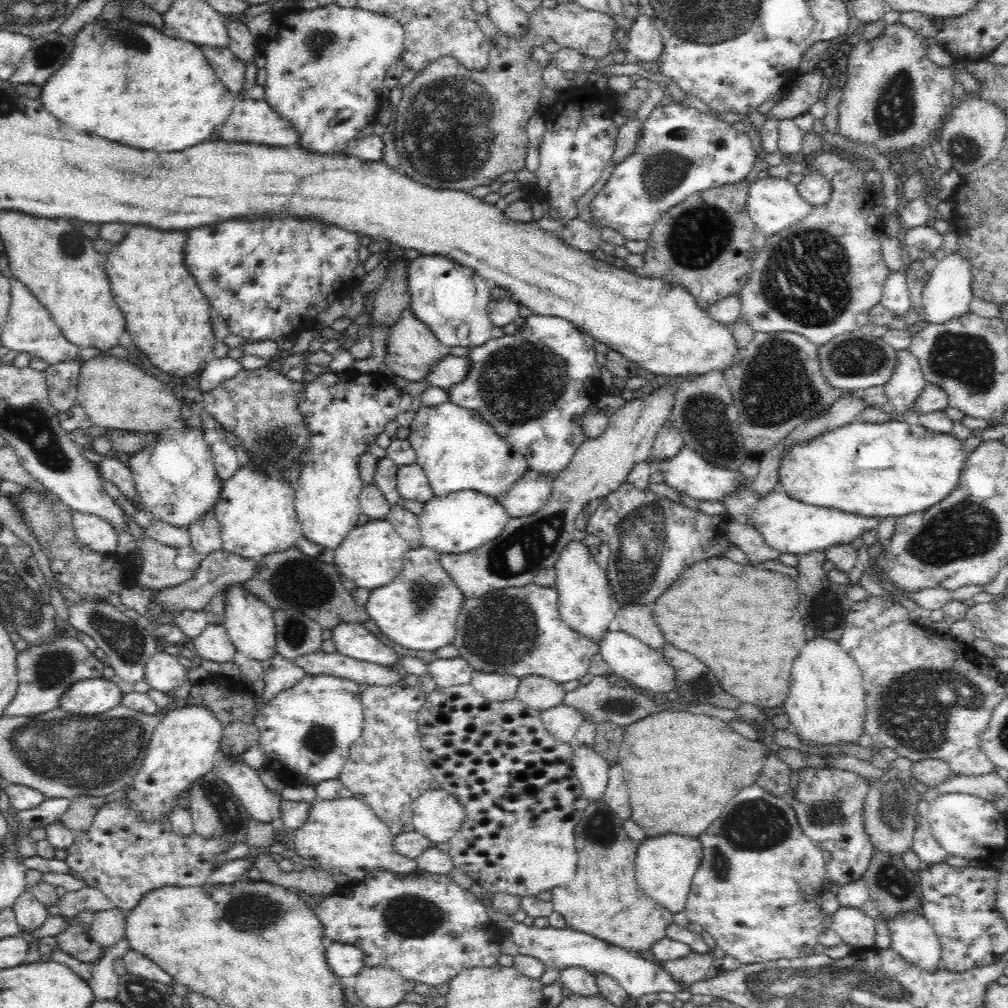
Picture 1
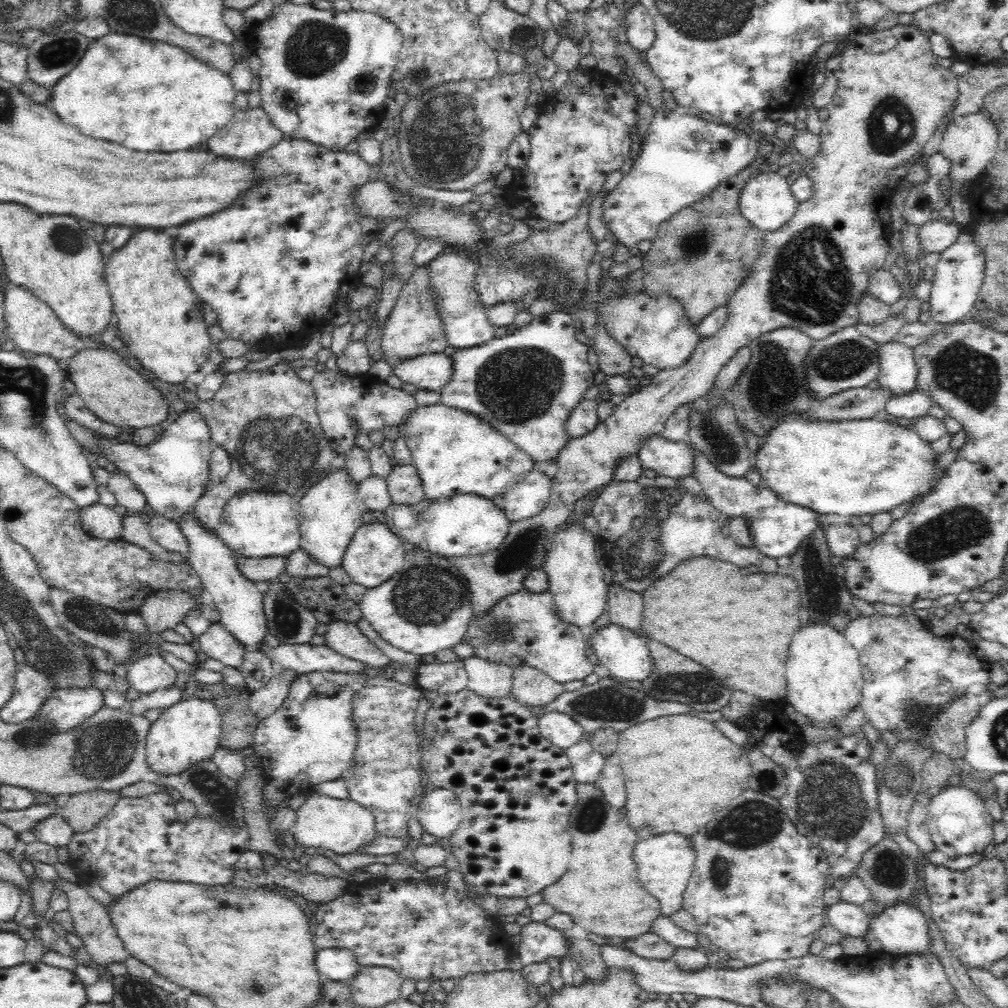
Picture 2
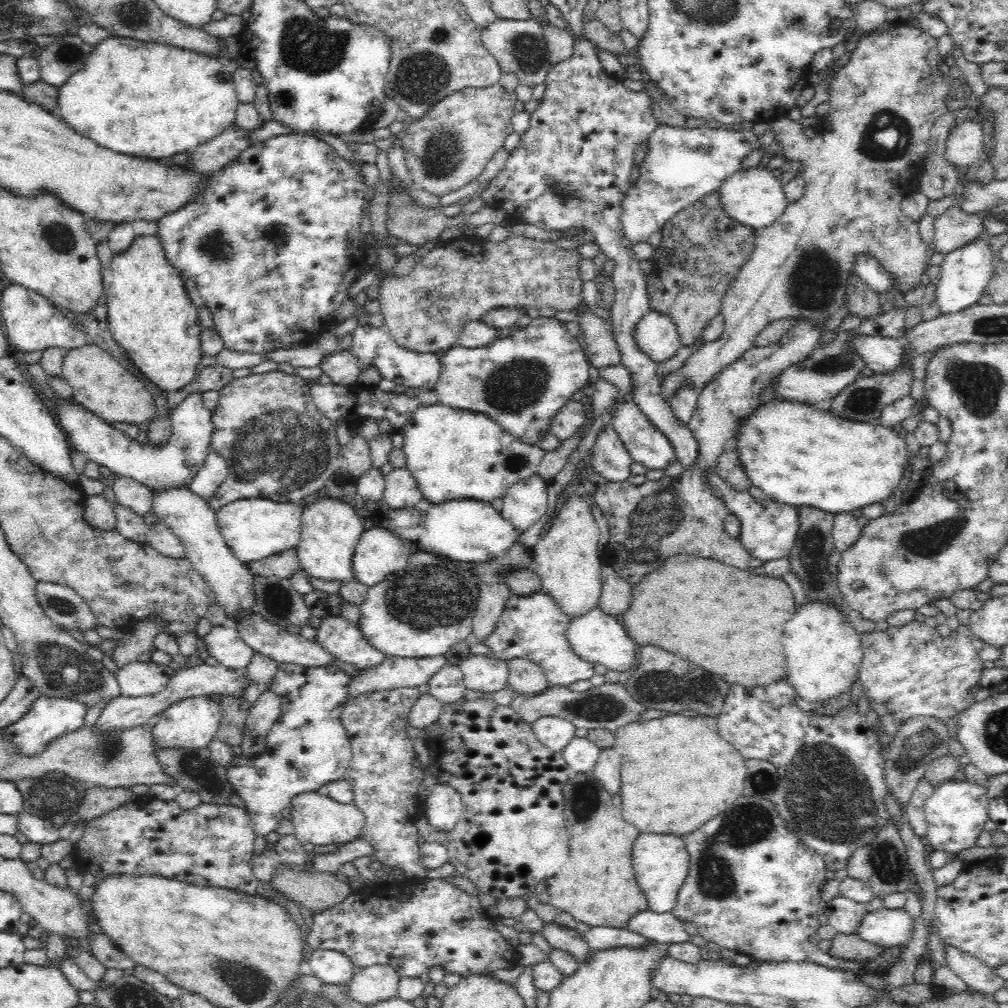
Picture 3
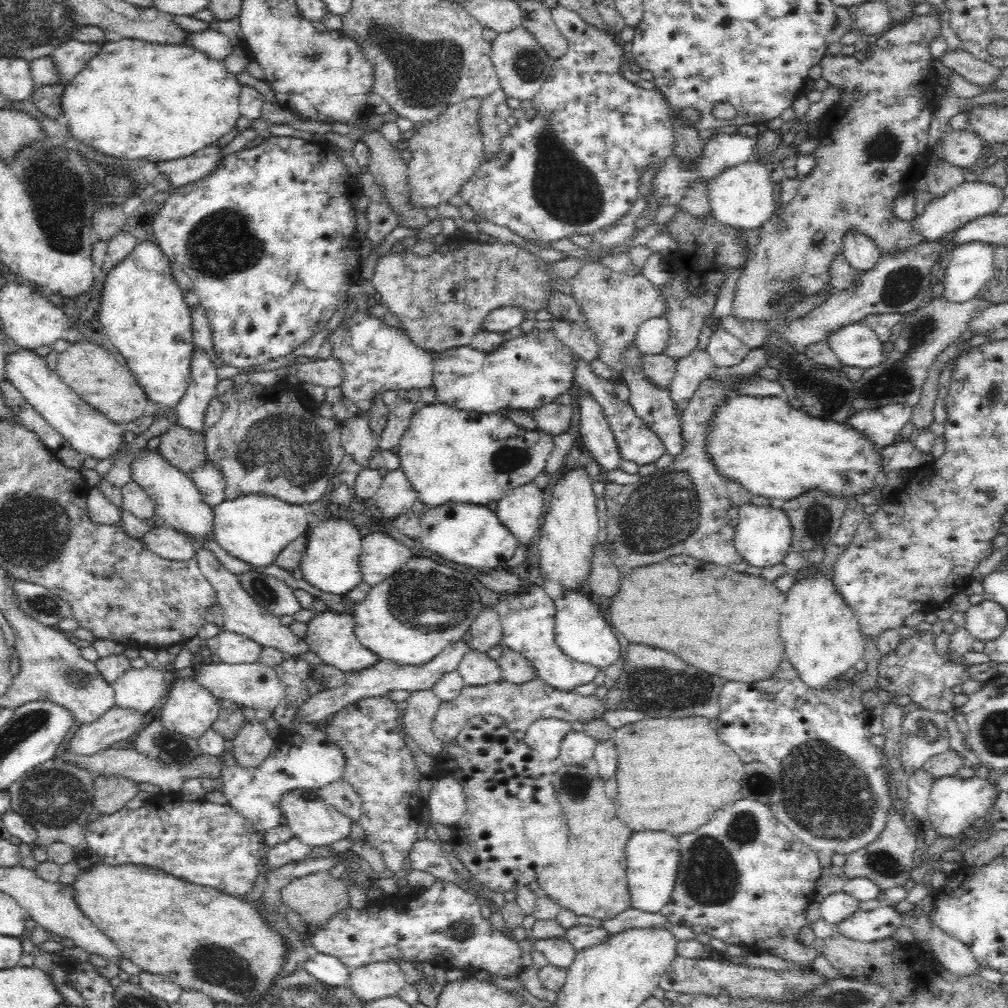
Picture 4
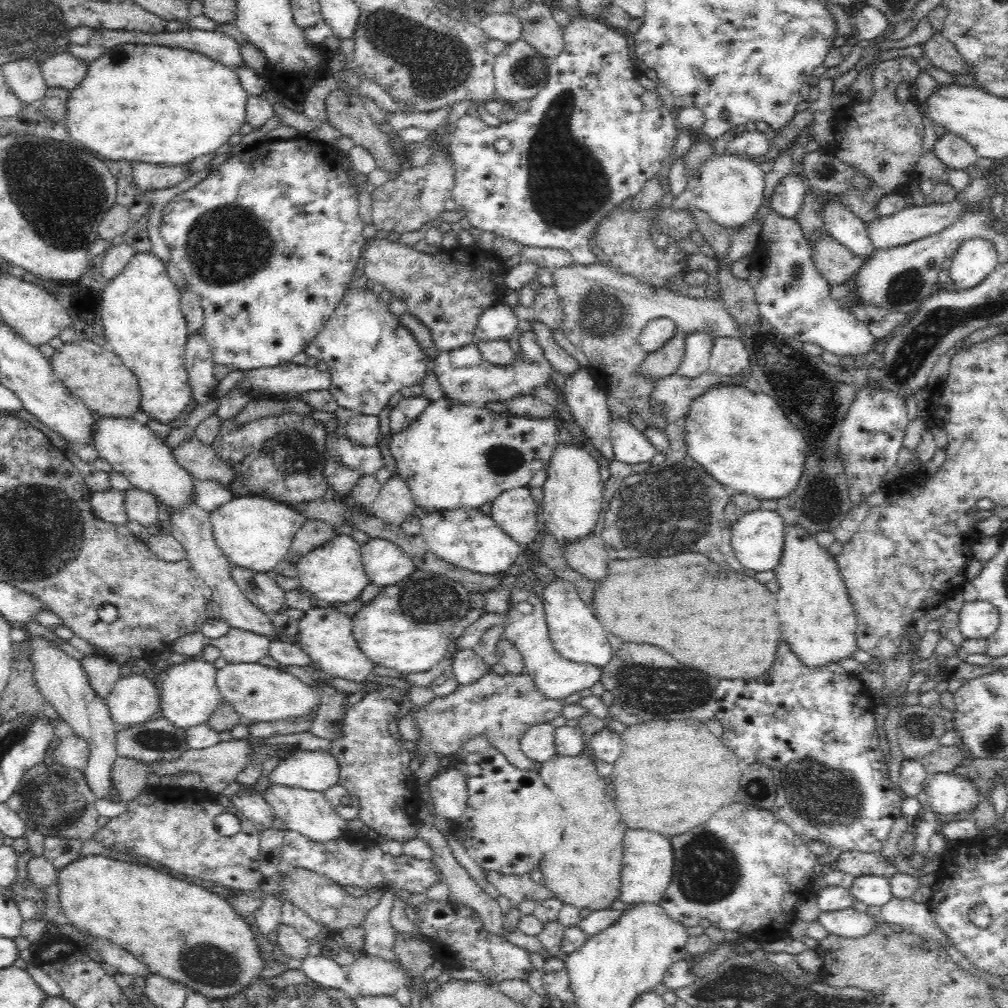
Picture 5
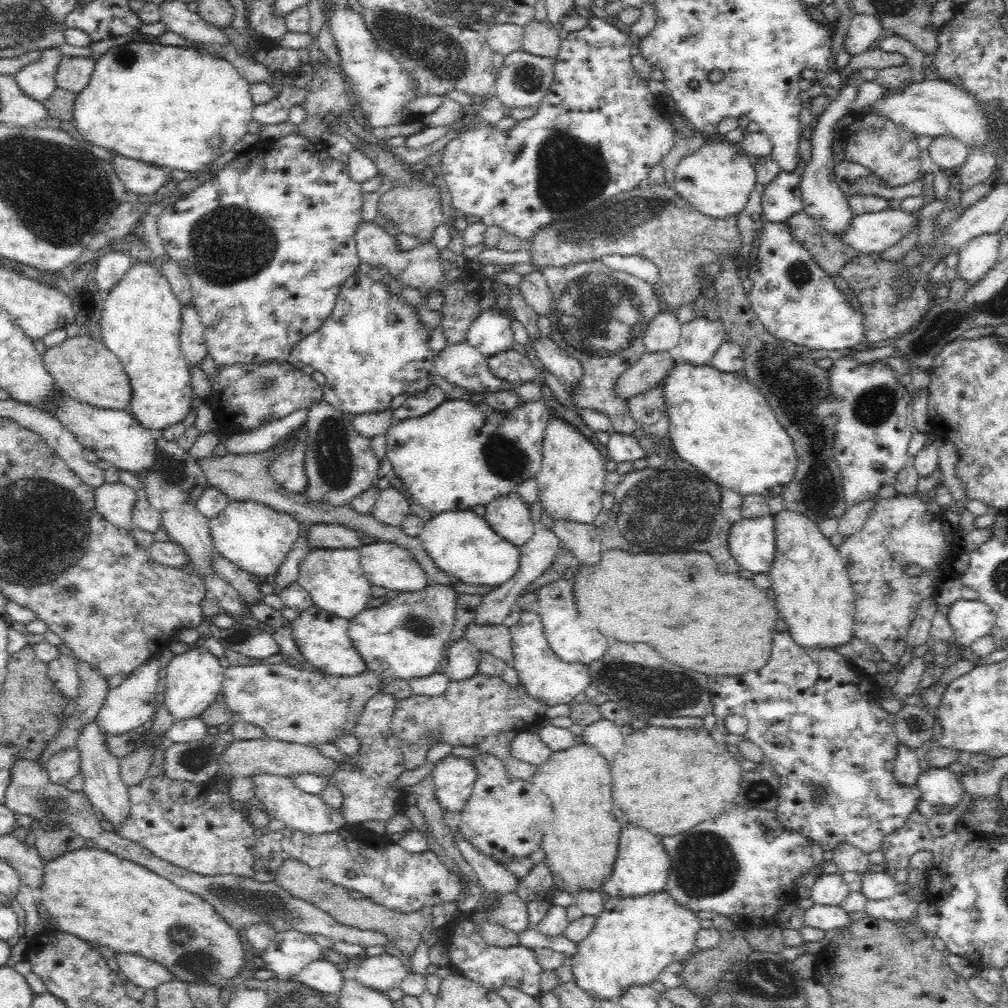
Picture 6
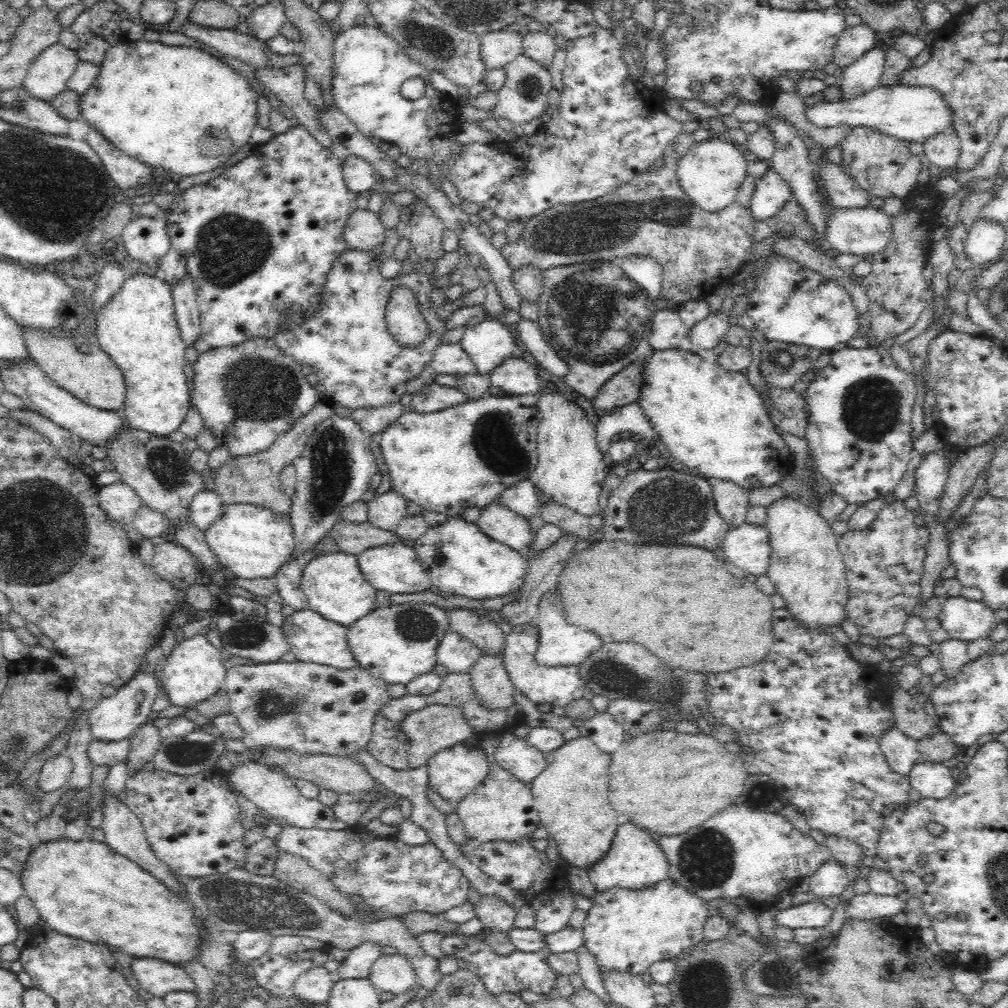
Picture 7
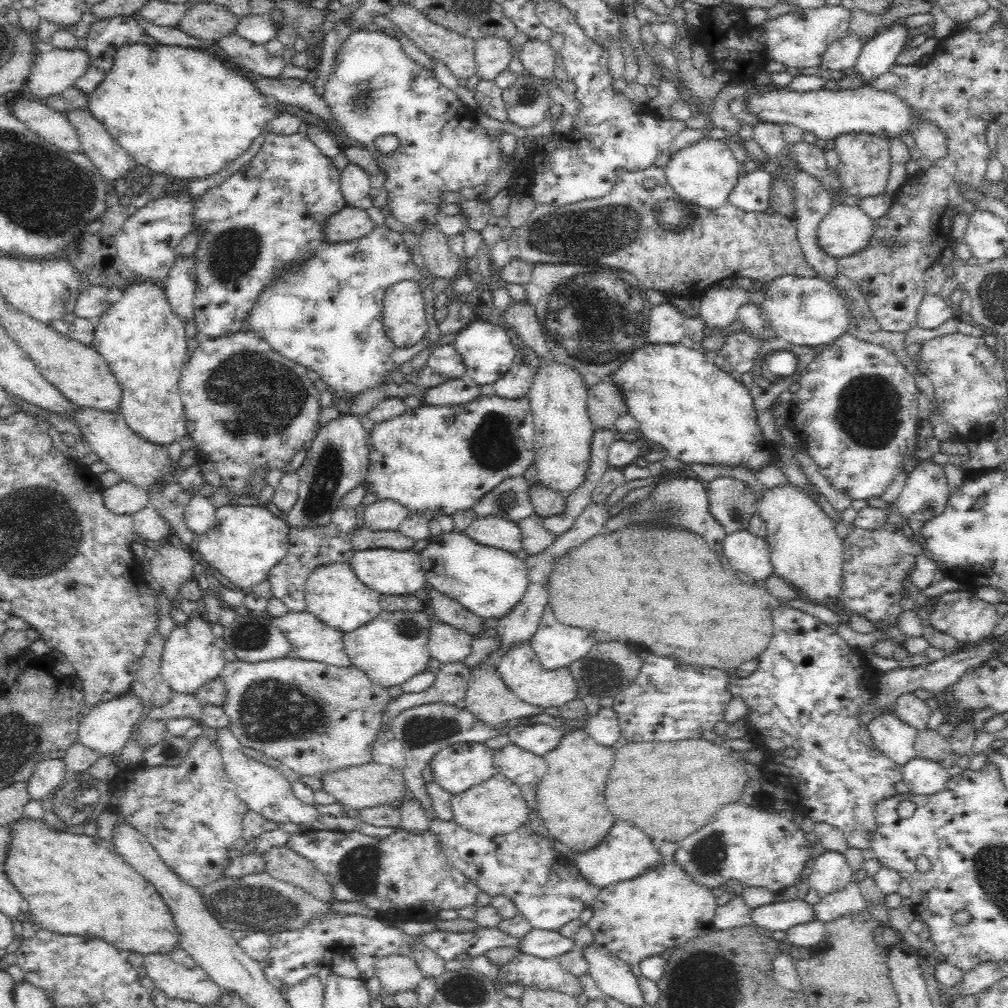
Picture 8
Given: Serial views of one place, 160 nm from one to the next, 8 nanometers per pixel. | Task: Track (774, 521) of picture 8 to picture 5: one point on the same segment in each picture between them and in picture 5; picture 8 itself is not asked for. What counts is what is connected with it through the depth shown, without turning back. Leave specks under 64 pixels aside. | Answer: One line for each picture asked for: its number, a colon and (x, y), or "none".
5: (818, 620)
6: (809, 579)
7: (806, 565)

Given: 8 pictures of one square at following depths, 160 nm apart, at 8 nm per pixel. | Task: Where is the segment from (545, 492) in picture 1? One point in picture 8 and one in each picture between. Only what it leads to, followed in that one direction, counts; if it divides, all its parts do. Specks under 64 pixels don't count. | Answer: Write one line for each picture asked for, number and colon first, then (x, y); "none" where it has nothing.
2: (526, 499)
3: (525, 503)
4: (519, 510)
5: (514, 511)
6: (508, 516)
7: (499, 523)
8: (490, 531)

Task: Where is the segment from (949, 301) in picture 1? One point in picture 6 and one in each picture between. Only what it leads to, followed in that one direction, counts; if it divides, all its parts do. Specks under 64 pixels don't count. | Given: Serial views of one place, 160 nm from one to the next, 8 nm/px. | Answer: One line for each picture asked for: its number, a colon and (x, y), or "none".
2: (959, 274)
3: (965, 272)
4: (970, 267)
5: (976, 257)
6: (978, 255)

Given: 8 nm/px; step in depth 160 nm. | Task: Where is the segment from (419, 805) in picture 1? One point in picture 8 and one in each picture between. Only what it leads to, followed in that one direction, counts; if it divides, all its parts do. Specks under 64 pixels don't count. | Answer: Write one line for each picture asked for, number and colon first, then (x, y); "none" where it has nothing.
2: (439, 813)
3: (444, 806)
4: (446, 801)
5: (449, 791)
6: (454, 777)
7: (454, 772)
8: (458, 767)

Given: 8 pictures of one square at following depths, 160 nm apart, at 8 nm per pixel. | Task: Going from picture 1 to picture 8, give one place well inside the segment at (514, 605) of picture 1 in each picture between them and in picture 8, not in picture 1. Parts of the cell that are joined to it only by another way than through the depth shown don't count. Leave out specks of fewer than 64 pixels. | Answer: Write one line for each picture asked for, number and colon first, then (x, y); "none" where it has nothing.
2: (524, 628)
3: (532, 627)
4: (526, 615)
5: (556, 678)
6: (545, 677)
7: (559, 686)
8: (519, 669)

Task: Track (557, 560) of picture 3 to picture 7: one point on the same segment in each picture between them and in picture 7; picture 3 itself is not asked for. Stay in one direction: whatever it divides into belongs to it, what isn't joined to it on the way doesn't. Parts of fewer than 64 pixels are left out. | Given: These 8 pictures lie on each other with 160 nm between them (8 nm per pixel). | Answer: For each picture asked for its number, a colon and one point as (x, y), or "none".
4: (568, 535)
5: (572, 500)
6: (571, 480)
7: (570, 471)

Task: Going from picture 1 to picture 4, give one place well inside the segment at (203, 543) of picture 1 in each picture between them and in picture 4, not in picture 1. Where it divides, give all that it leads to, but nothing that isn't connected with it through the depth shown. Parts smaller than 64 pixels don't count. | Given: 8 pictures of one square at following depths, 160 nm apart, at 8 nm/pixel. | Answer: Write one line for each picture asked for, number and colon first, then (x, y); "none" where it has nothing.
2: (267, 421)
3: (276, 443)
4: (272, 441)

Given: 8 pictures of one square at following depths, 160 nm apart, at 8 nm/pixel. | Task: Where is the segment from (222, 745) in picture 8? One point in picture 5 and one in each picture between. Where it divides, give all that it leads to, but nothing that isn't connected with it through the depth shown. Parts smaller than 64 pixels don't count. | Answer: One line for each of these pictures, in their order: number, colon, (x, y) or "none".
5: (307, 812)
6: (283, 799)
7: (271, 790)

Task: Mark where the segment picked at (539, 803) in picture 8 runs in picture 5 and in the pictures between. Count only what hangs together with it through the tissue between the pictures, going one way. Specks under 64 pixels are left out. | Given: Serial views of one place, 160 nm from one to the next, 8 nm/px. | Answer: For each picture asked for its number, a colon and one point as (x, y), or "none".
5: (584, 870)
6: (577, 781)
7: (571, 792)

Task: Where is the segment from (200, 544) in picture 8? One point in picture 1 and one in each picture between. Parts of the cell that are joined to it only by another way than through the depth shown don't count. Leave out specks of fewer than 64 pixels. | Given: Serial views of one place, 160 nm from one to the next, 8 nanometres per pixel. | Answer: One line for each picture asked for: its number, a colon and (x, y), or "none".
1: (256, 513)
2: (254, 524)
3: (253, 528)
4: (255, 528)
5: (254, 532)
6: (256, 538)
7: (249, 542)

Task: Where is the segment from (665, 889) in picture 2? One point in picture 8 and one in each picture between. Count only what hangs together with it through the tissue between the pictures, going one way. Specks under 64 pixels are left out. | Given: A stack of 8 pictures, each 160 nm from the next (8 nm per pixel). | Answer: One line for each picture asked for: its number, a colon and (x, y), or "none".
3: (660, 864)
4: (652, 858)
5: (646, 871)
6: (642, 866)
7: (634, 861)
8: (626, 853)

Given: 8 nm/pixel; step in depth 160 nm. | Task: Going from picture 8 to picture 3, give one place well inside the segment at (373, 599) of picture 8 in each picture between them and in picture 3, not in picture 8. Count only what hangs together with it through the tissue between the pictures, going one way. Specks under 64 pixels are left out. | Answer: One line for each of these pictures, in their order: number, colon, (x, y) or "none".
3: (331, 529)
4: (330, 564)
5: (333, 574)
6: (334, 579)
7: (334, 587)

